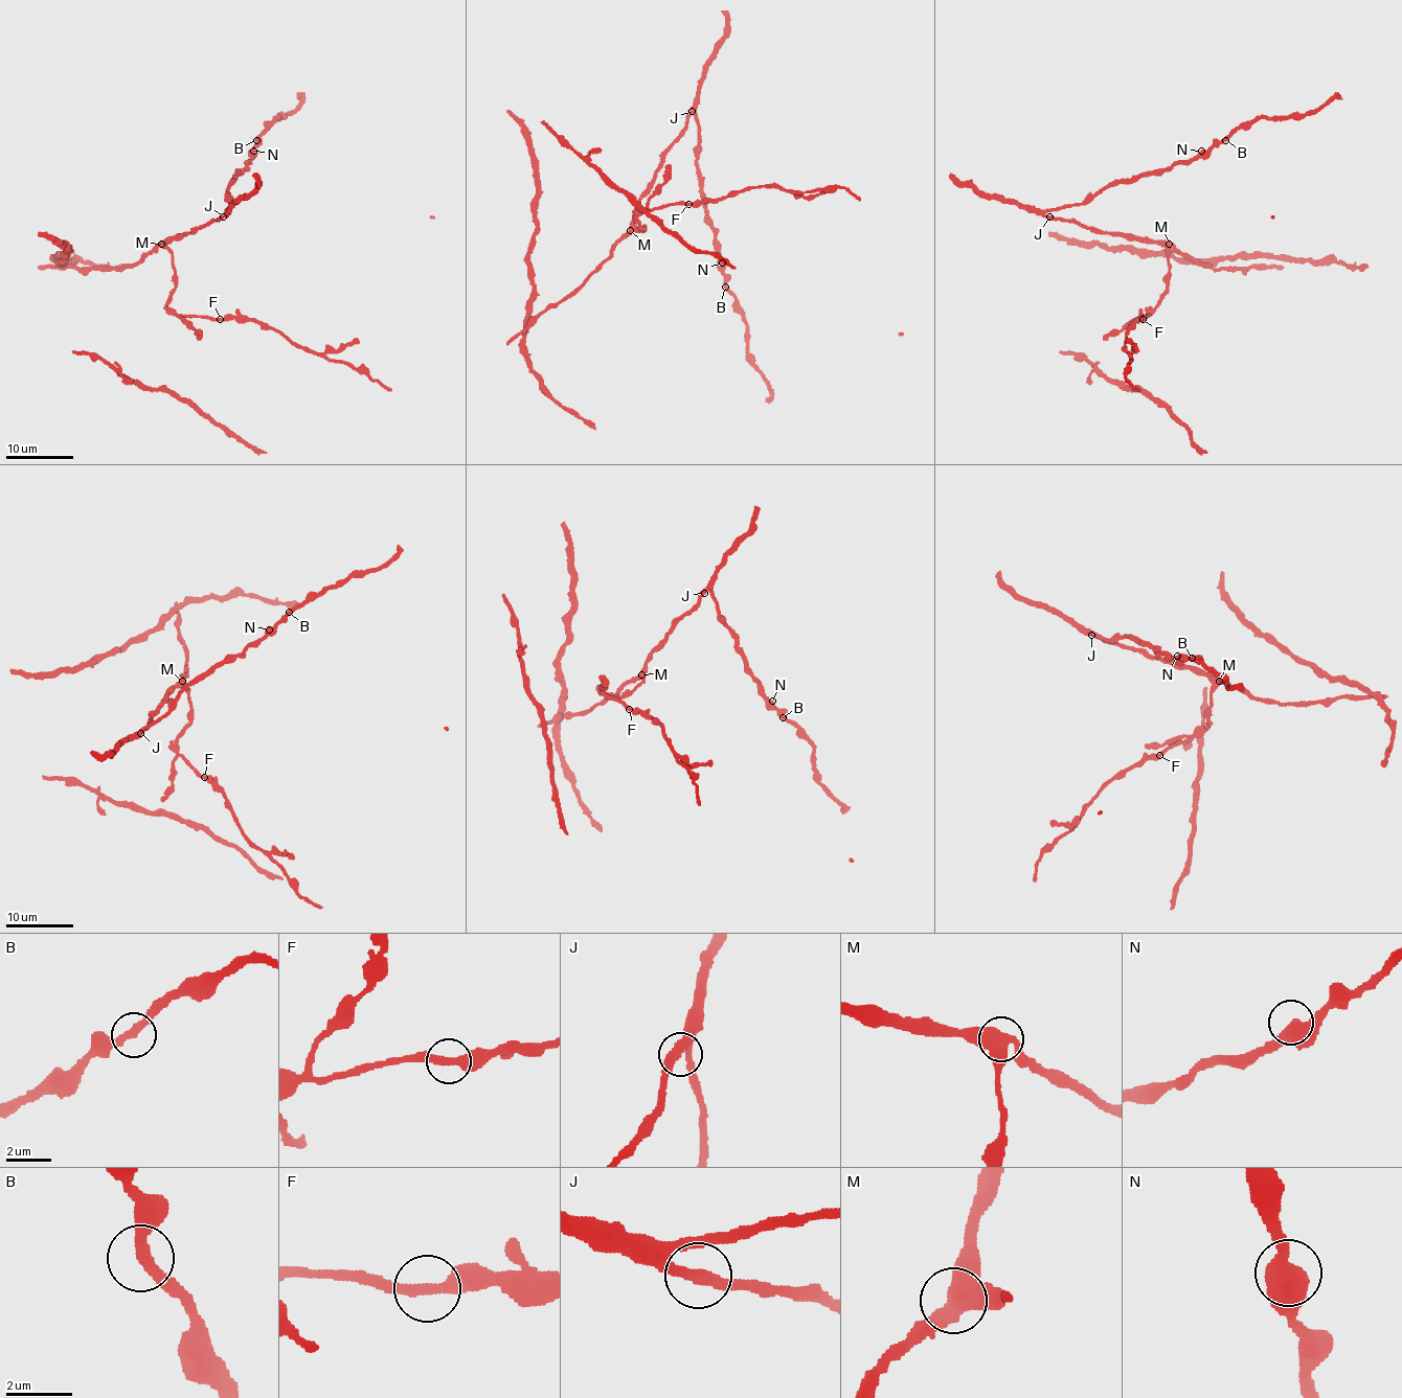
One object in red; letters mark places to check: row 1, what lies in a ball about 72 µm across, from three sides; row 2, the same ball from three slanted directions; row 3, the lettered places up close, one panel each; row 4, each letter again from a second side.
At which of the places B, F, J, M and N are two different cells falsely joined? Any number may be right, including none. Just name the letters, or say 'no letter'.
F

